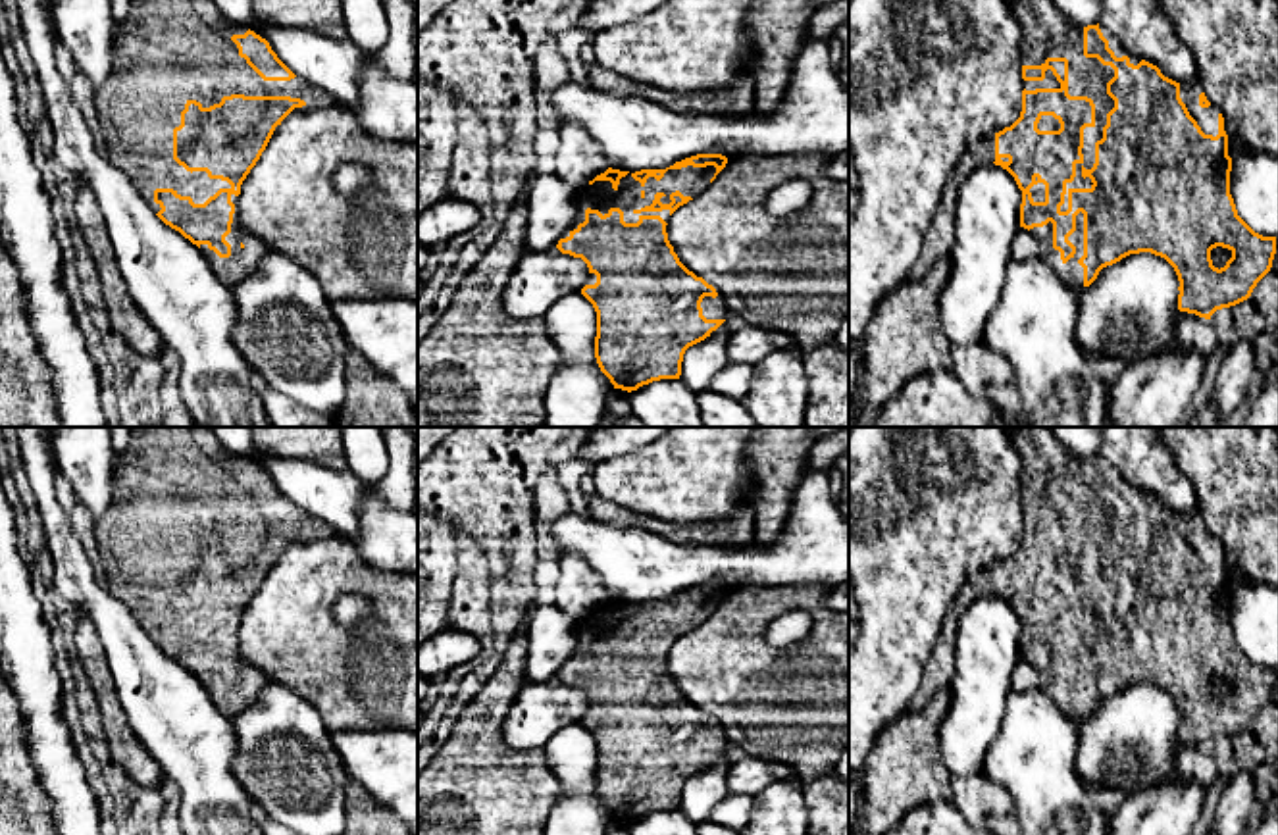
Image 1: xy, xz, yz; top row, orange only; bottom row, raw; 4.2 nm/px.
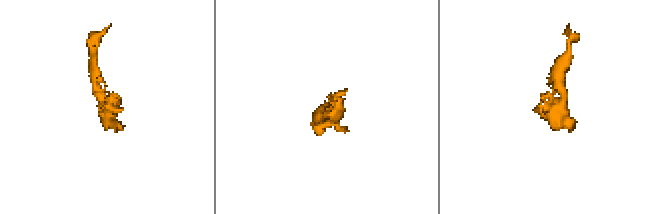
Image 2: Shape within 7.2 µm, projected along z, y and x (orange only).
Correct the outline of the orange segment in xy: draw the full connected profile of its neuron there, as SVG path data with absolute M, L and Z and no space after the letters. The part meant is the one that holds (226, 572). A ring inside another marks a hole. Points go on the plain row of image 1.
M131 427L131 441L127 448L121 454L117 454L114 464L112 504L102 516L94 518L94 537L102 560L98 571L104 587L131 610L137 623L148 633L148 637L166 656L179 662L185 670L189 670L192 675L200 679L202 687L210 693L216 708L227 718L233 718L235 714L246 710L256 700L260 691L271 683L271 679L264 671L241 660L239 641L237 641L241 616L250 604L250 600L256 596L256 593L260 591L275 558L281 556L281 552L294 539L302 539L306 535L325 539L333 537L335 531L327 523L314 518L312 514L296 508L277 489L277 485L271 481L266 469L262 469L260 466L256 466L254 462L243 456L235 456L233 452L225 450L210 427Z

